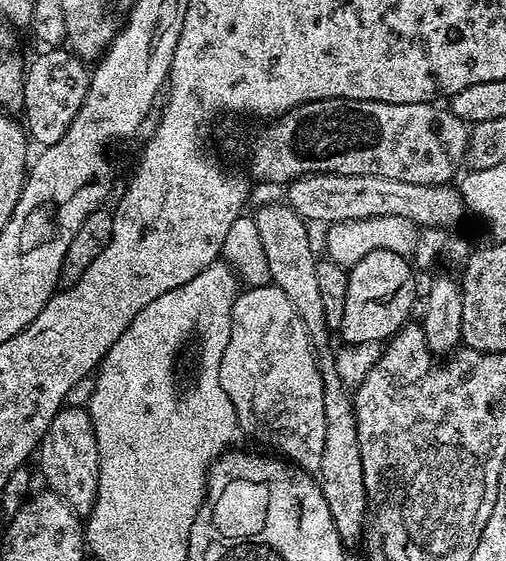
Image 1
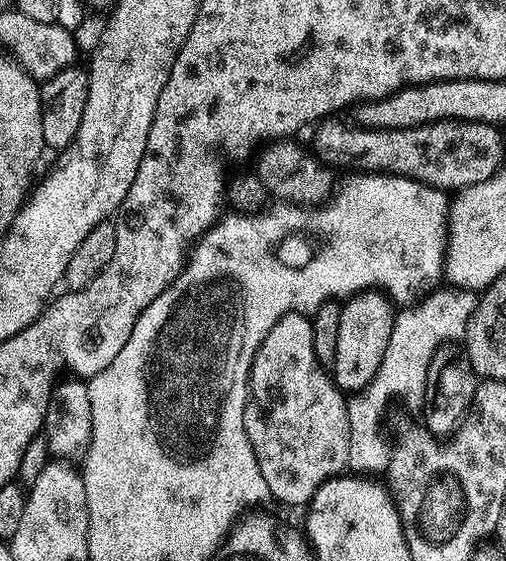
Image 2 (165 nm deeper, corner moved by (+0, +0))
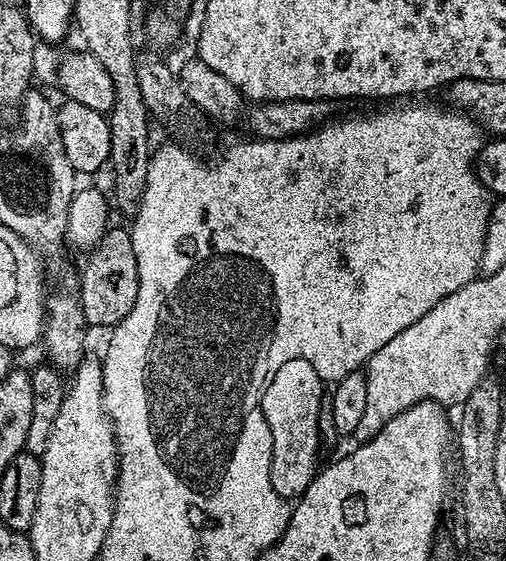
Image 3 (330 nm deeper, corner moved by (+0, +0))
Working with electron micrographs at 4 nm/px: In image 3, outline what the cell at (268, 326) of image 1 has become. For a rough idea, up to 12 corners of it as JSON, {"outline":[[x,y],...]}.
{"outline":[[294,358],[260,405],[272,439],[270,482],[303,496],[322,452],[318,370]]}

